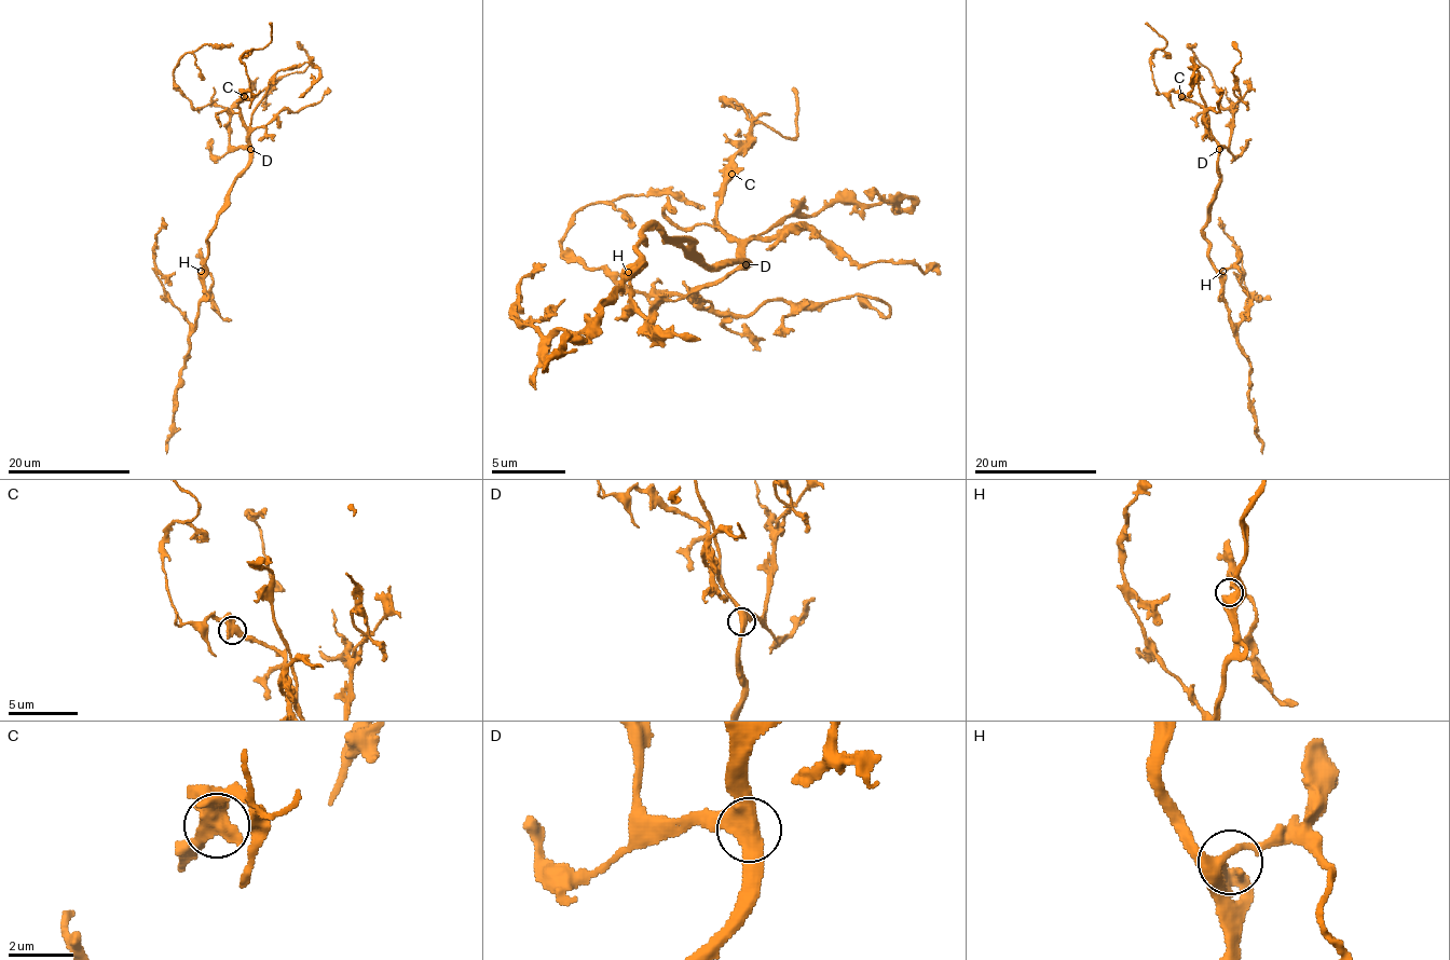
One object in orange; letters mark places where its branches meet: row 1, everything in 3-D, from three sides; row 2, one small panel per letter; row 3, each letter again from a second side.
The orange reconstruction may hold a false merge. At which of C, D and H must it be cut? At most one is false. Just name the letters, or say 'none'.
none

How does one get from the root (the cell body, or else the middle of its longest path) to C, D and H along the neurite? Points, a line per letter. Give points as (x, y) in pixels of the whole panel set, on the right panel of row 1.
C: (1213, 201), (1219, 187), (1219, 142), (1209, 131), (1205, 110), (1180, 97)
D: (1213, 201), (1219, 187), (1219, 149)
H: (1213, 201), (1204, 236), (1208, 244), (1209, 262), (1222, 271)

